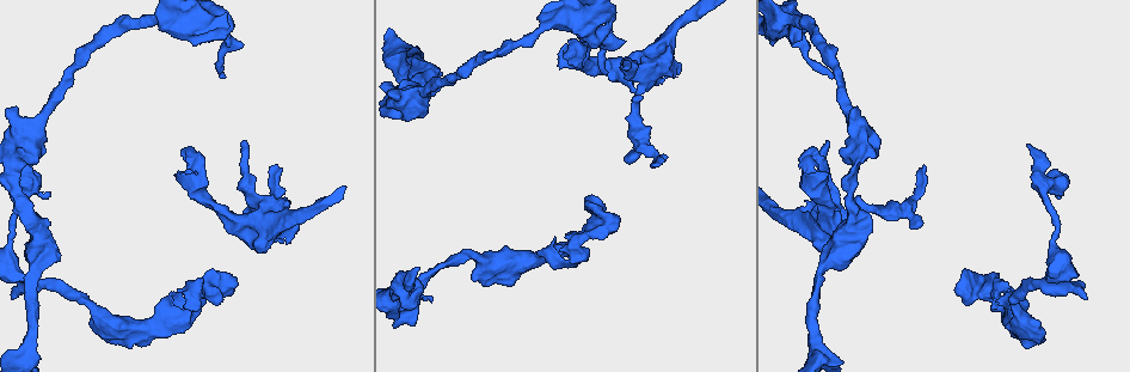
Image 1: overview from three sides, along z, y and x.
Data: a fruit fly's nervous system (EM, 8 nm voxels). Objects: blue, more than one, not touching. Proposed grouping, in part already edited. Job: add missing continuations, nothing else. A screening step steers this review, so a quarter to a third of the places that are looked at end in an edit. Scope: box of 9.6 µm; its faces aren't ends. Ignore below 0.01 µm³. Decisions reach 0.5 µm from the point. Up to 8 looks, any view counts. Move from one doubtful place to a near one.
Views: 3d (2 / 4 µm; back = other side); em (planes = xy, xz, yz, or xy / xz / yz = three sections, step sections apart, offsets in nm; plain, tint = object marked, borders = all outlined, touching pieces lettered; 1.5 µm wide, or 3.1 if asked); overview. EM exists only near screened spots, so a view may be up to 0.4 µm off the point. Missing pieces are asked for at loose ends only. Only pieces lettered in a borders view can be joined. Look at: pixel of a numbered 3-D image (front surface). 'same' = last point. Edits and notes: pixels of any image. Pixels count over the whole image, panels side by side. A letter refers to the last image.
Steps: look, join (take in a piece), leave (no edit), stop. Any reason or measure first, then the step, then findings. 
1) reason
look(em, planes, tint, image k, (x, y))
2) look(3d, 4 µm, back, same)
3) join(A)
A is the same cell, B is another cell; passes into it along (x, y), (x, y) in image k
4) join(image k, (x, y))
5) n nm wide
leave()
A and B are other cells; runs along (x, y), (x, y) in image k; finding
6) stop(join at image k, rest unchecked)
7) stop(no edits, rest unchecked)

branch stops here
look(em, planes, borders, image 1, (865, 242))

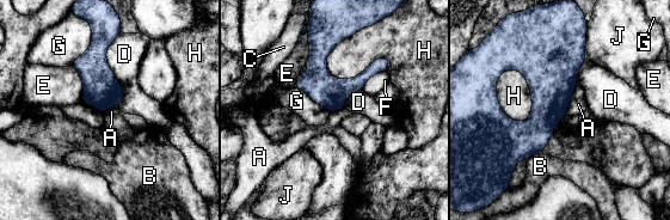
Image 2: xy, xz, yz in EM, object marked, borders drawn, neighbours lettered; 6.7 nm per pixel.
220 nm wide
leave()
A, B, C, D, E, F, G, H and J are other cells; border along (577, 84), (565, 114) in image 2; no lettered piece goes on from it

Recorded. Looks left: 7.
an open end
look(em, xy, step 8, borders, image 1, (1066, 189))

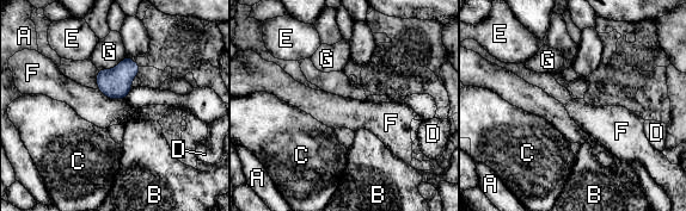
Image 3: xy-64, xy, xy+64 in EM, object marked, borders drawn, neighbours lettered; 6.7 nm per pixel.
leave()
A, B, C, D, E, F and G are other cells; border along (97, 90), (110, 98), (124, 99) in image 3; no lettered piece goes on from it

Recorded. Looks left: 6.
free end
look(em, planes, borders, image 1, (606, 233))

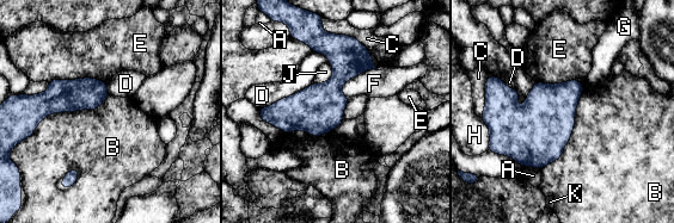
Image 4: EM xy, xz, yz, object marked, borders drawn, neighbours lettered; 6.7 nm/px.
leave()
A, B, C, D, E, F, G, H, J and K are other cells; border along (109, 94), (28, 137) in image 4; none of them fits

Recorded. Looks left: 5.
stop(no edits, rest unchecked)

